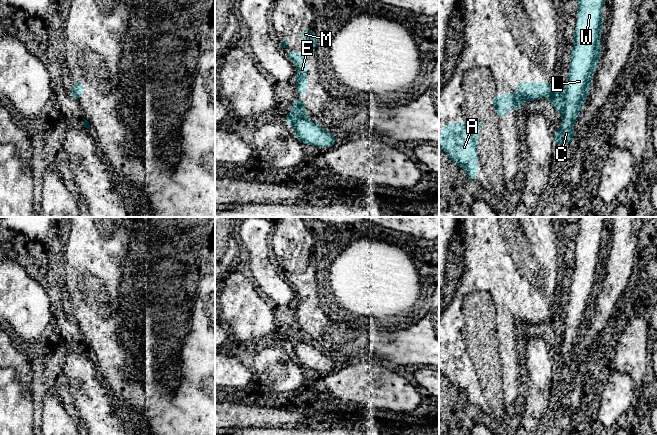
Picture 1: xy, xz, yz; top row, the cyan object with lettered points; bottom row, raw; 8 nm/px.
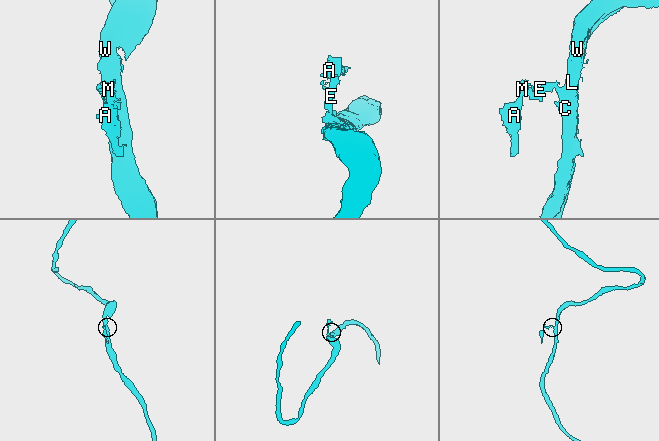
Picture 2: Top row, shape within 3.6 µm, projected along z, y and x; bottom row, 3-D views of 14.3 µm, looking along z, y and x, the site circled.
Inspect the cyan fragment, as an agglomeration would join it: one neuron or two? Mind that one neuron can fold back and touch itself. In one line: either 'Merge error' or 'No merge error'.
Merge error

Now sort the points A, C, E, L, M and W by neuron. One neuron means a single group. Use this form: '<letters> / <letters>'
A E M / C L W

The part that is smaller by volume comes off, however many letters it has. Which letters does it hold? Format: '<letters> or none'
A, E, M

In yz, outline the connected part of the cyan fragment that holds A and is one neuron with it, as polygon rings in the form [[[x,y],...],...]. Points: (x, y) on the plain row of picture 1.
[[[480,344],[476,352],[465,346],[444,348],[444,357],[439,358],[439,372],[466,394],[471,407],[478,397],[478,359],[482,346]]]

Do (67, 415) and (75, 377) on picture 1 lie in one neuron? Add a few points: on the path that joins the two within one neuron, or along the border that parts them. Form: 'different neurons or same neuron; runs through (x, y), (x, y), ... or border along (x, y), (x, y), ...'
different neurons; border along (62, 372), (69, 386), (73, 404), (77, 411)

